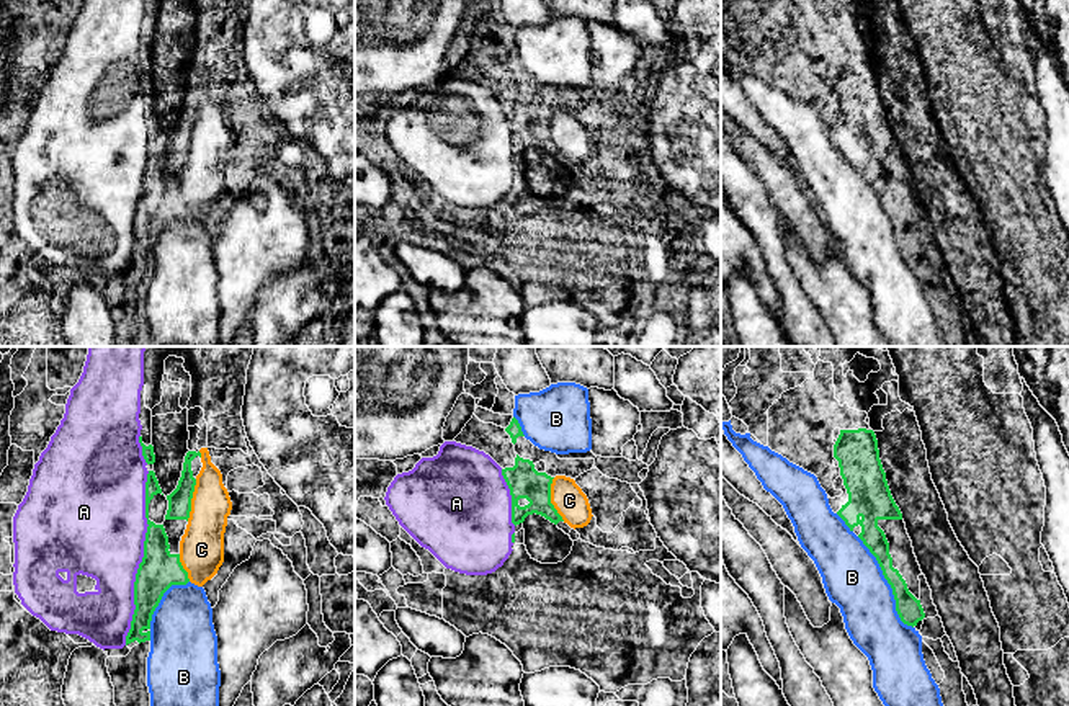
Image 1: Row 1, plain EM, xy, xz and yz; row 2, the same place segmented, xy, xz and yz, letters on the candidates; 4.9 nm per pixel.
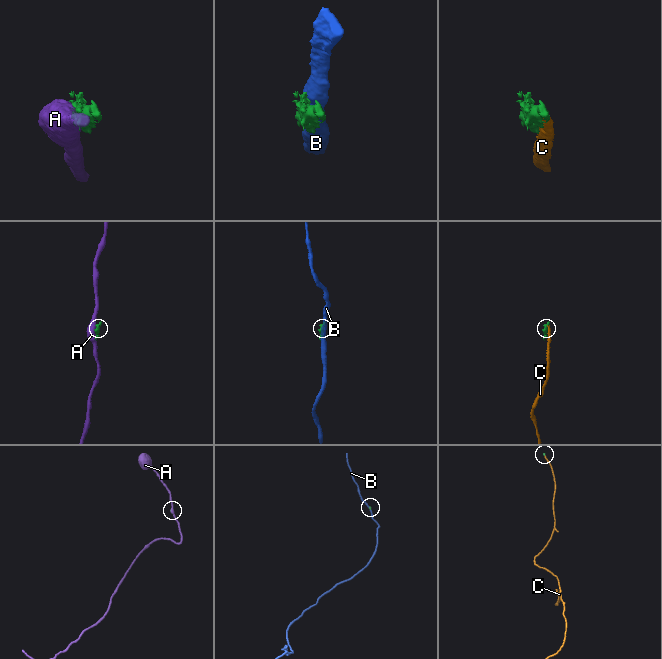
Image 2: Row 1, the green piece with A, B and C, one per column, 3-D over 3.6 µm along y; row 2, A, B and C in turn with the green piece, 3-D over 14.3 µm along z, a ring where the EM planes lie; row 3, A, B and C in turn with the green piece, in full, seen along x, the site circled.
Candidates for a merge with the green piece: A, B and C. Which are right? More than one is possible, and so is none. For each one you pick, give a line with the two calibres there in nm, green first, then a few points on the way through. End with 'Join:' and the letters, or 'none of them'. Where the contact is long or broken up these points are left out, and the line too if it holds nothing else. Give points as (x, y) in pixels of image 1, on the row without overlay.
C: calibres 160 and 160 nm
Join: C

